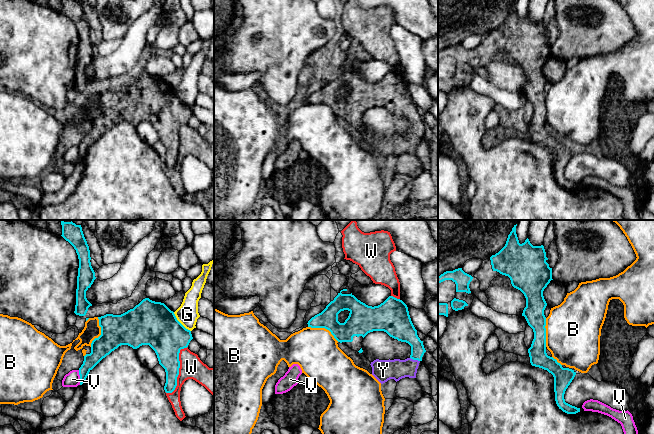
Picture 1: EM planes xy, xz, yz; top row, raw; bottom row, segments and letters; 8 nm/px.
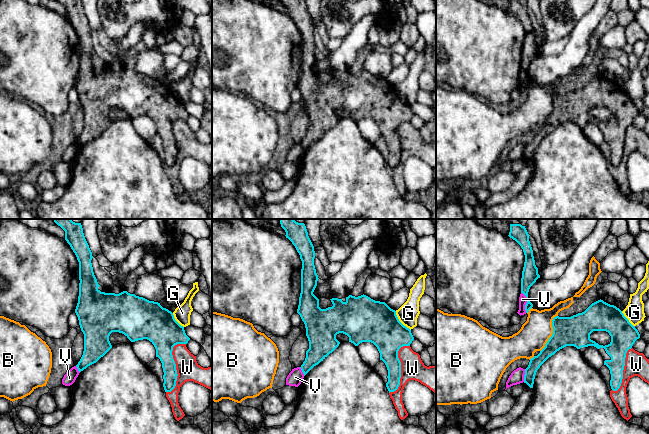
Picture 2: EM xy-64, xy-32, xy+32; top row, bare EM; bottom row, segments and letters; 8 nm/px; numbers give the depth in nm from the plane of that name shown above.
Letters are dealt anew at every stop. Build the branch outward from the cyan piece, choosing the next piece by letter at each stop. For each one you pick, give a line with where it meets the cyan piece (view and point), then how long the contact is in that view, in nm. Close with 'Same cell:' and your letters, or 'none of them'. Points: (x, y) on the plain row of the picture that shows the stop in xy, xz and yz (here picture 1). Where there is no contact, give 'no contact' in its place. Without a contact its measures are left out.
Y: contact xz (415, 135); length 90 nm
Same cell: Y

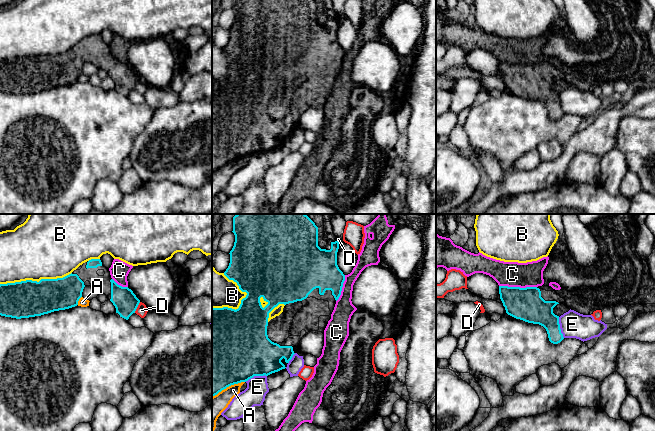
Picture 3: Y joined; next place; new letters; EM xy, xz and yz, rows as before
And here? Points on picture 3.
Same cell: none of them

